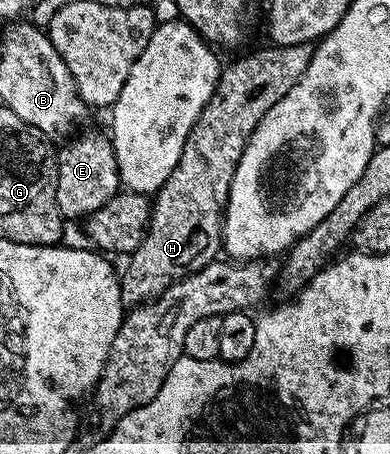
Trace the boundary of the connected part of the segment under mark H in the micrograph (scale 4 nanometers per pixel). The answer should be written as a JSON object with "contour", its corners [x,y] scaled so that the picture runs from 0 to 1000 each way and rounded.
{"contour":[[[803,95],[687,101],[672,112],[649,112],[641,121],[603,132],[590,148],[579,145],[569,154],[551,205],[528,222],[521,249],[510,249],[510,258],[495,269],[490,293],[469,319],[469,337],[459,337],[459,363],[438,372],[438,390],[428,390],[428,399],[418,399],[413,414],[390,432],[382,500],[372,507],[367,531],[356,548],[328,564],[323,579],[331,581],[323,584],[321,599],[308,599],[313,678],[338,681],[400,661],[444,623],[500,604],[559,568],[572,544],[572,458],[587,438],[592,399],[613,363],[613,346],[623,346],[623,328],[644,293],[654,293],[664,267],[674,267],[685,240],[695,240],[705,222],[726,222],[726,214],[736,214],[746,187],[756,187],[756,178],[767,178],[767,170],[787,161],[787,143],[803,123]]]}

